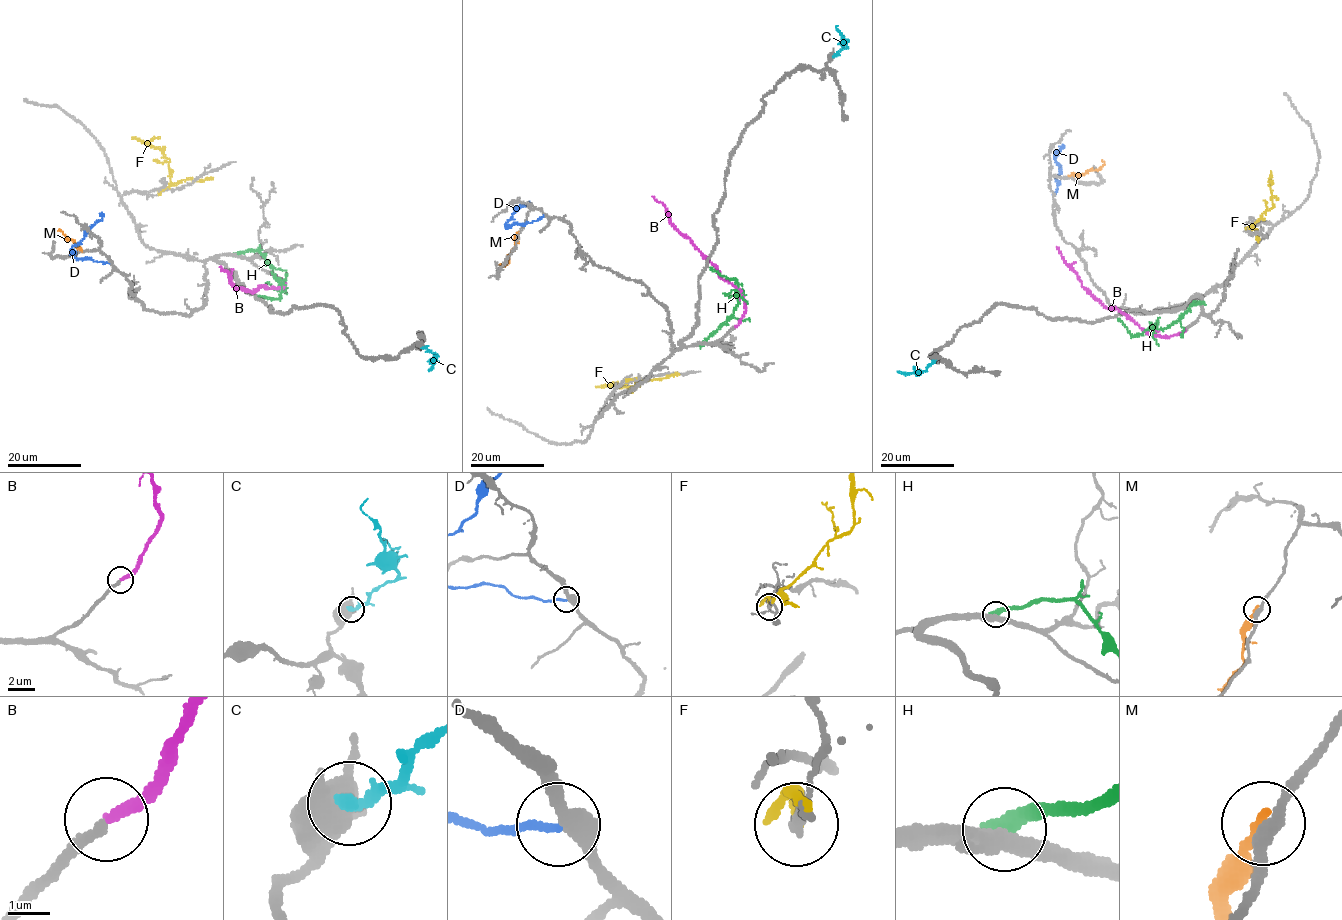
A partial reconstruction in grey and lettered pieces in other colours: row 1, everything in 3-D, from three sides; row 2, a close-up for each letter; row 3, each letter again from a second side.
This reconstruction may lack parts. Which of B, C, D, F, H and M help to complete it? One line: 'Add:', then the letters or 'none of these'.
Add: B, C

